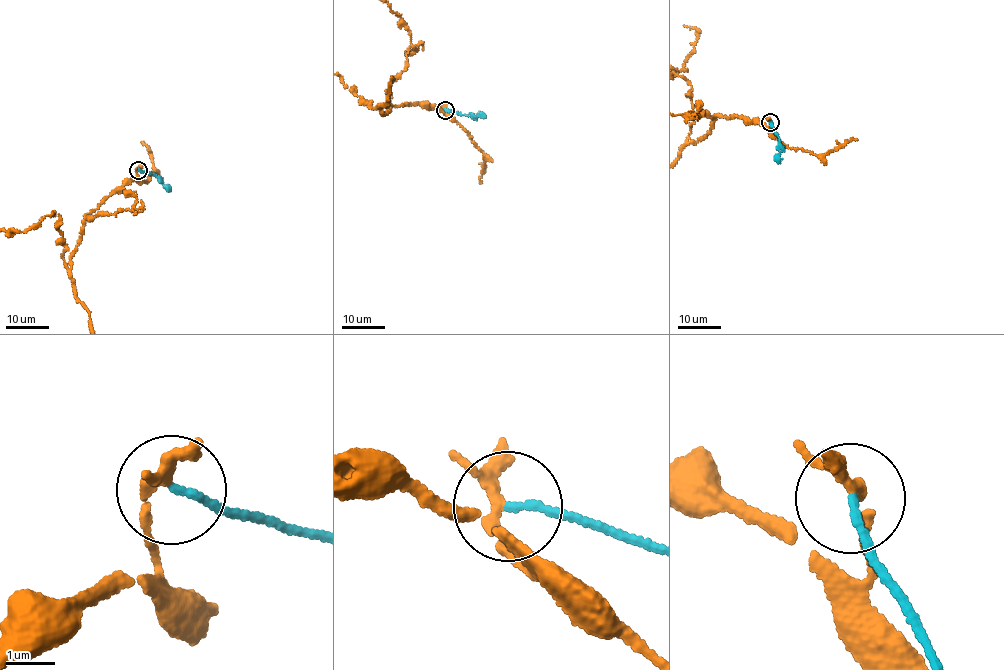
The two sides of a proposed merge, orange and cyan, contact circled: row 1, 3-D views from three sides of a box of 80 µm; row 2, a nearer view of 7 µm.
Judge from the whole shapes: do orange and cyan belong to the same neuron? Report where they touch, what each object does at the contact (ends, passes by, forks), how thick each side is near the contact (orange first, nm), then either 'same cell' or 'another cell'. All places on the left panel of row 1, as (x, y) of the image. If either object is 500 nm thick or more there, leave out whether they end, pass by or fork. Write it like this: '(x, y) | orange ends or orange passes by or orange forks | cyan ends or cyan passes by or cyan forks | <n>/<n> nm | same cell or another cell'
(138, 170) | orange forks | cyan ends | 190/160 nm | another cell

